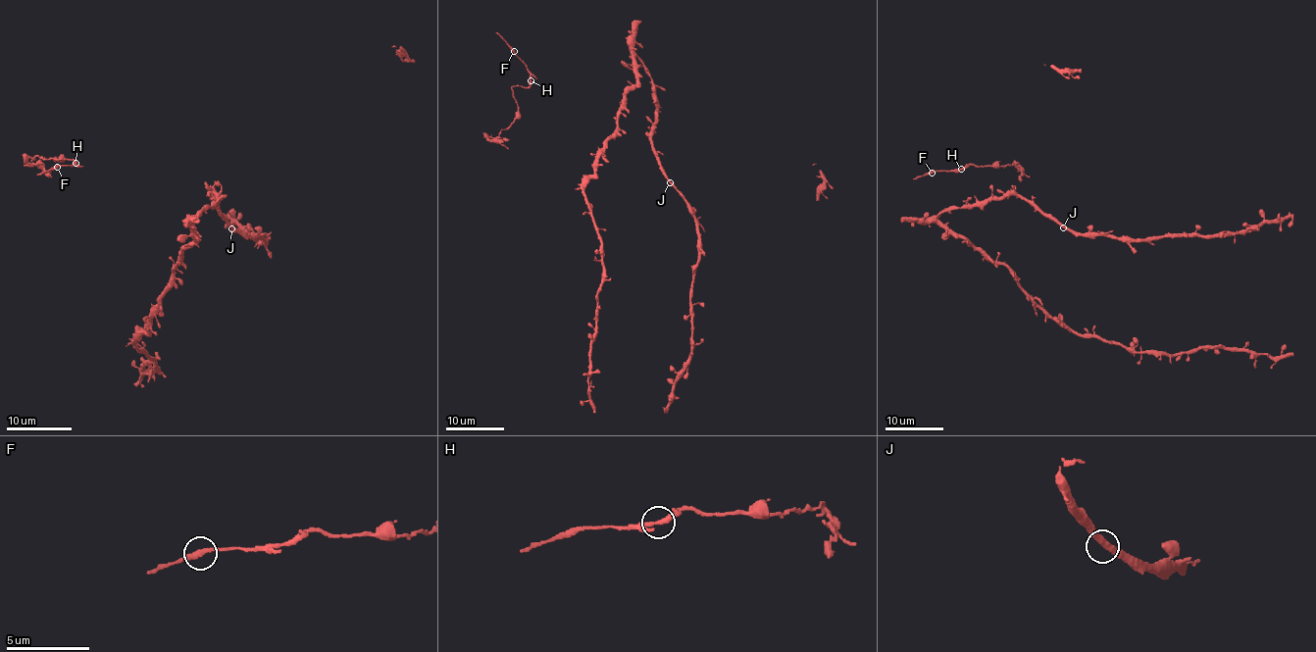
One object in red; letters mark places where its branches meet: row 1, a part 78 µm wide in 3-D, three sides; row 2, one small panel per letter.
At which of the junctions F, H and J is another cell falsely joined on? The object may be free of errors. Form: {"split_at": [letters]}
{"split_at": ["H"]}

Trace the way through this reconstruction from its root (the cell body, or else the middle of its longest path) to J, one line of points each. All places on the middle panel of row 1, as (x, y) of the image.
J: (634, 61), (636, 55), (651, 78), (655, 103), (652, 150), (670, 182)

